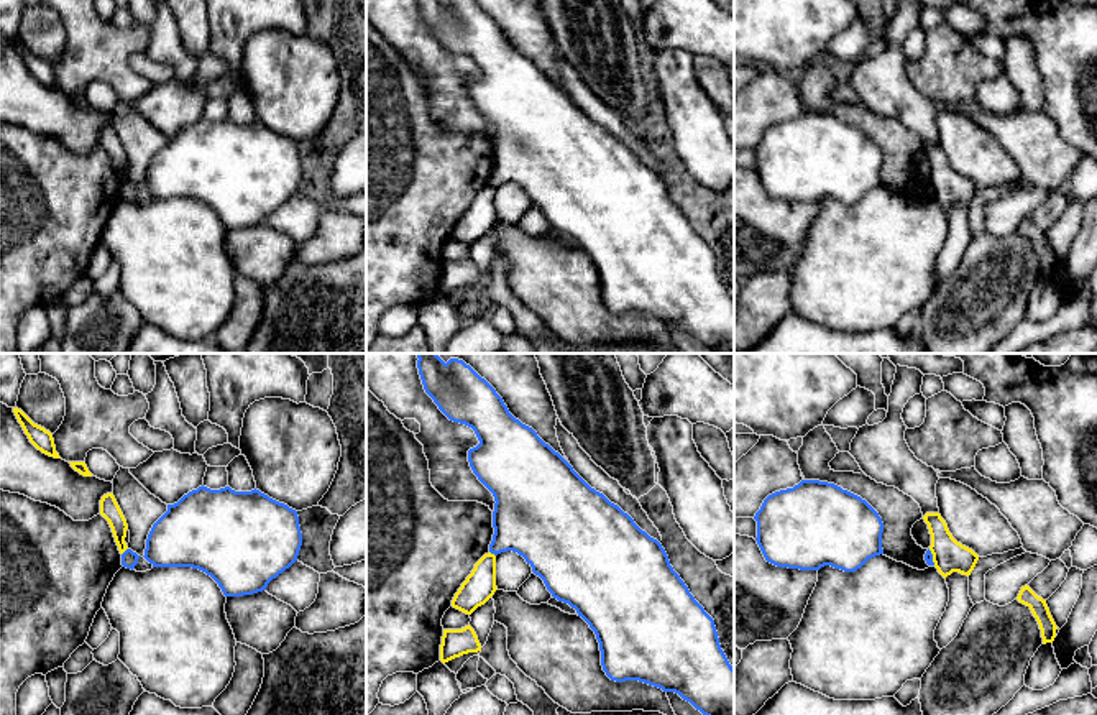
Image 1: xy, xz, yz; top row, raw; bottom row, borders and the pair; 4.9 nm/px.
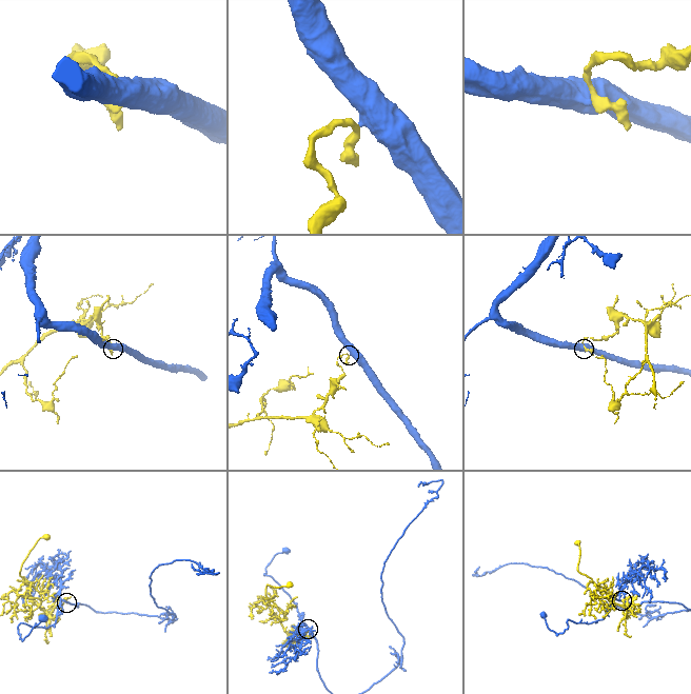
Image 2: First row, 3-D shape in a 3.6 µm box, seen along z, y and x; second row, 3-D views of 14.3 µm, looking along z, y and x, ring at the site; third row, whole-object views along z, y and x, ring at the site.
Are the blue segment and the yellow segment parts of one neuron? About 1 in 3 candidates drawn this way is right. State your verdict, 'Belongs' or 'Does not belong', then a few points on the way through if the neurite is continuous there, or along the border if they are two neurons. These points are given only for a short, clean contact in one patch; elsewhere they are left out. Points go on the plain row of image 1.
Does not belong. Boundary: xy (127, 179), (122, 186)

